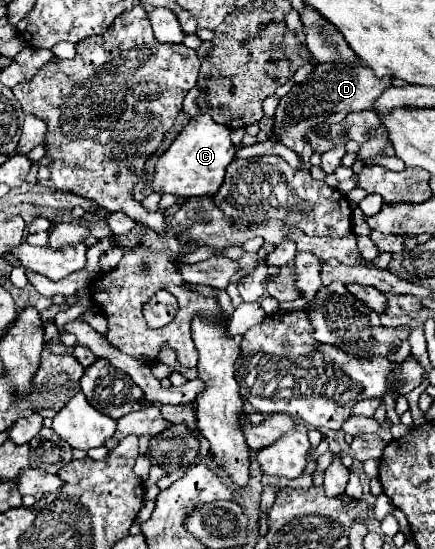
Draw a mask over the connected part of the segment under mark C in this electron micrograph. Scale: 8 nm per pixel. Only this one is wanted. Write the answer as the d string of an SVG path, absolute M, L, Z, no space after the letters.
M207 113L197 115L179 133L173 145L159 157L151 187L157 193L171 193L181 199L213 195L223 183L225 169L233 159L235 159L235 145L229 139L229 127L215 123Z

